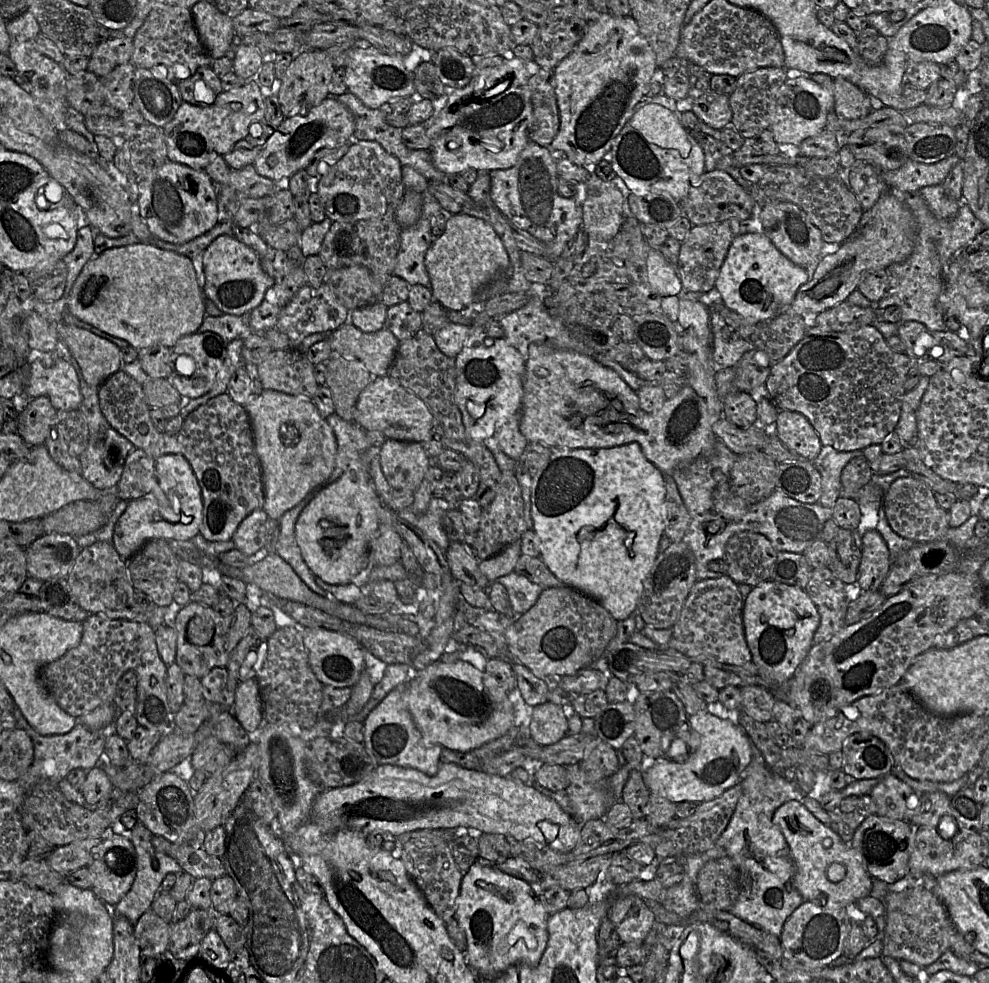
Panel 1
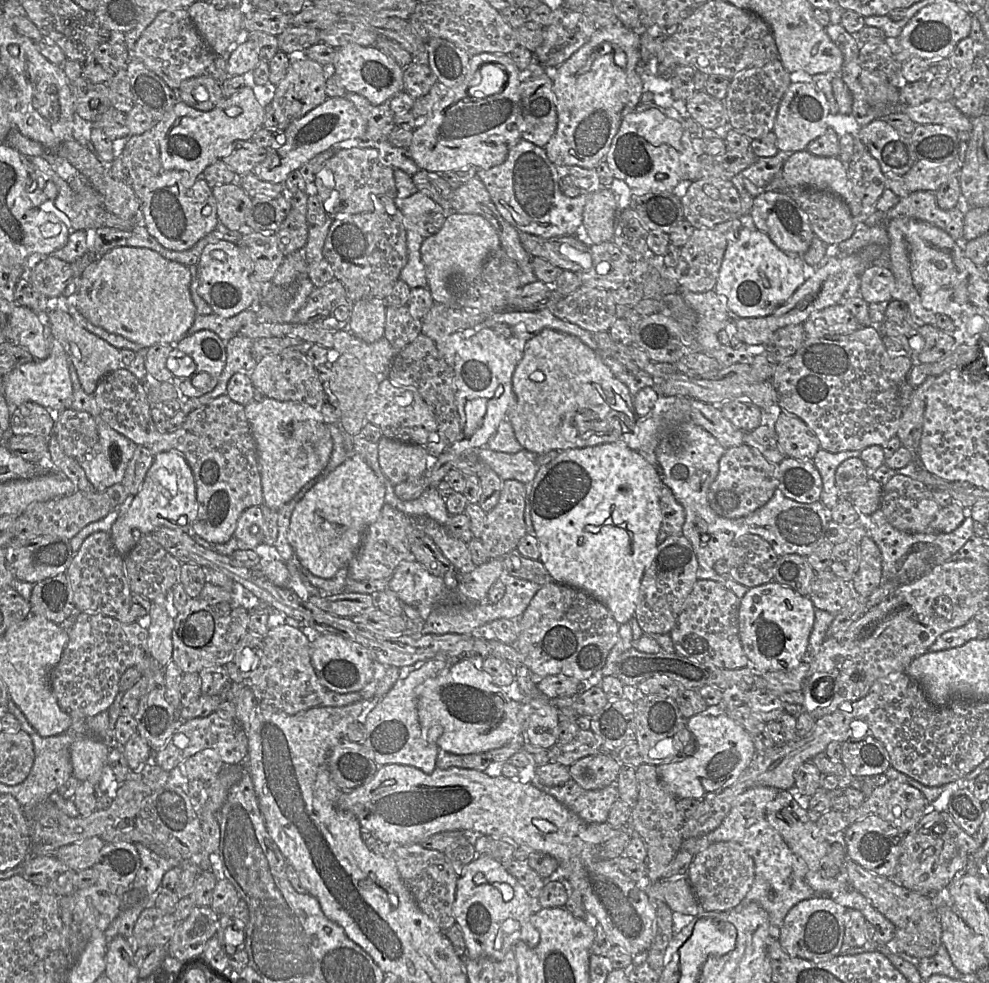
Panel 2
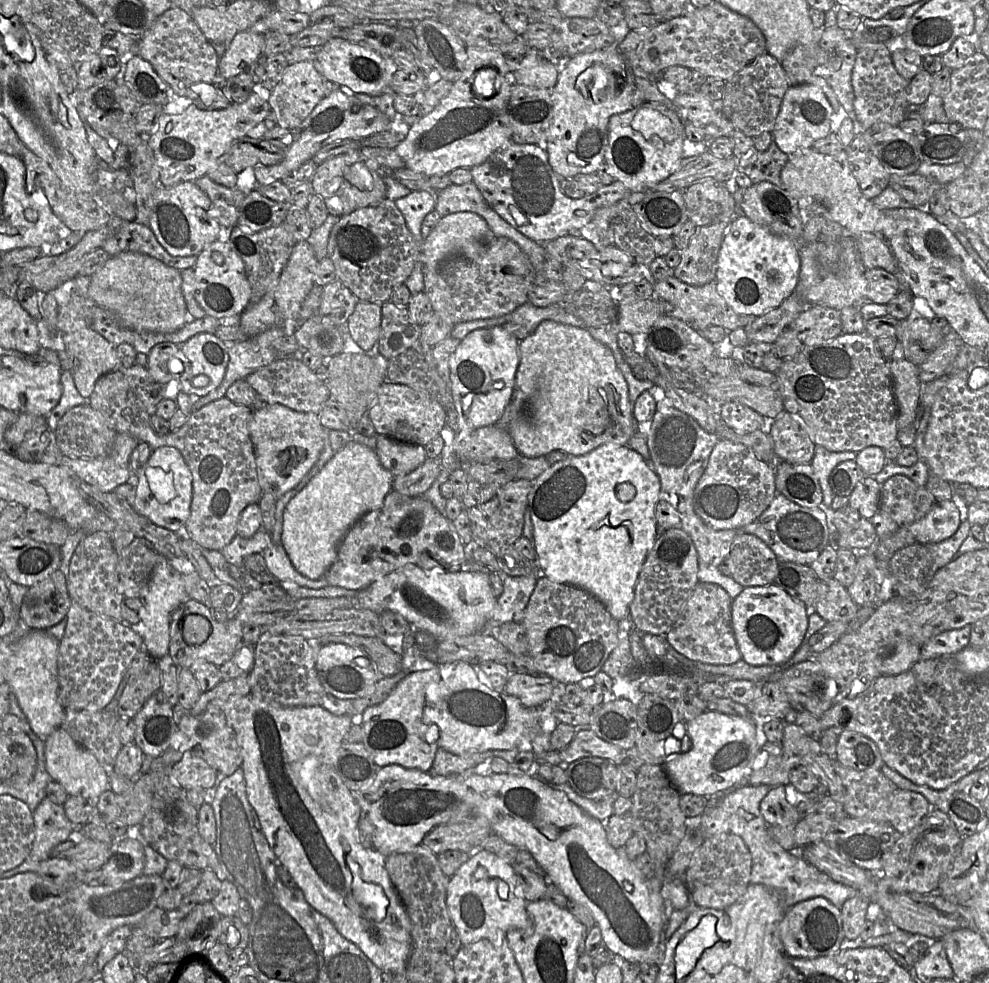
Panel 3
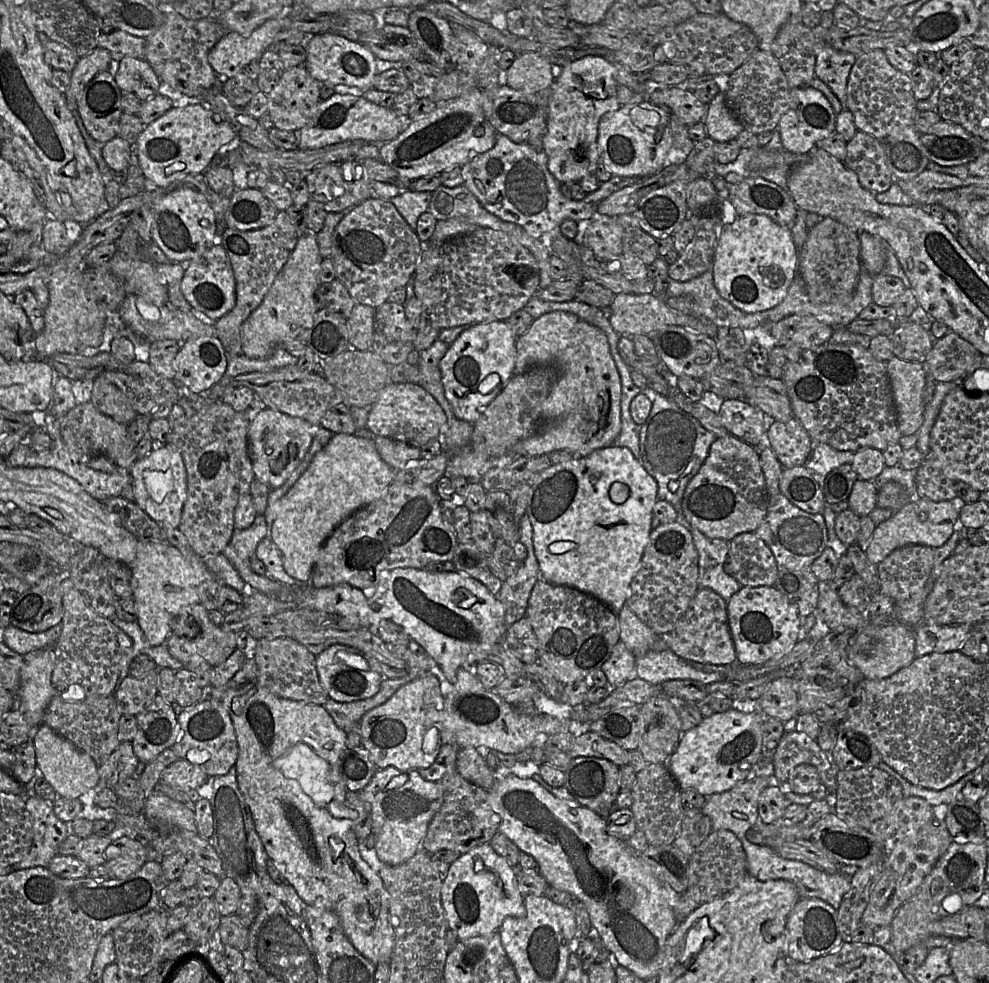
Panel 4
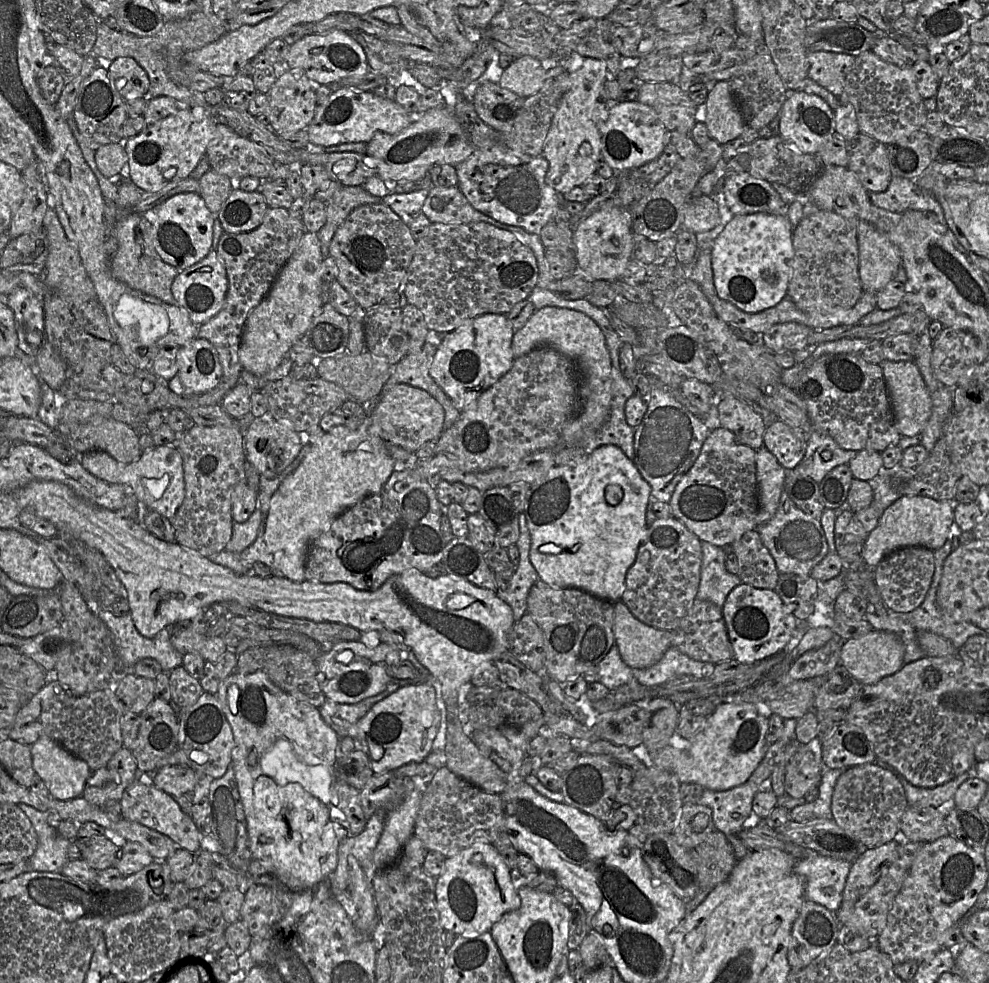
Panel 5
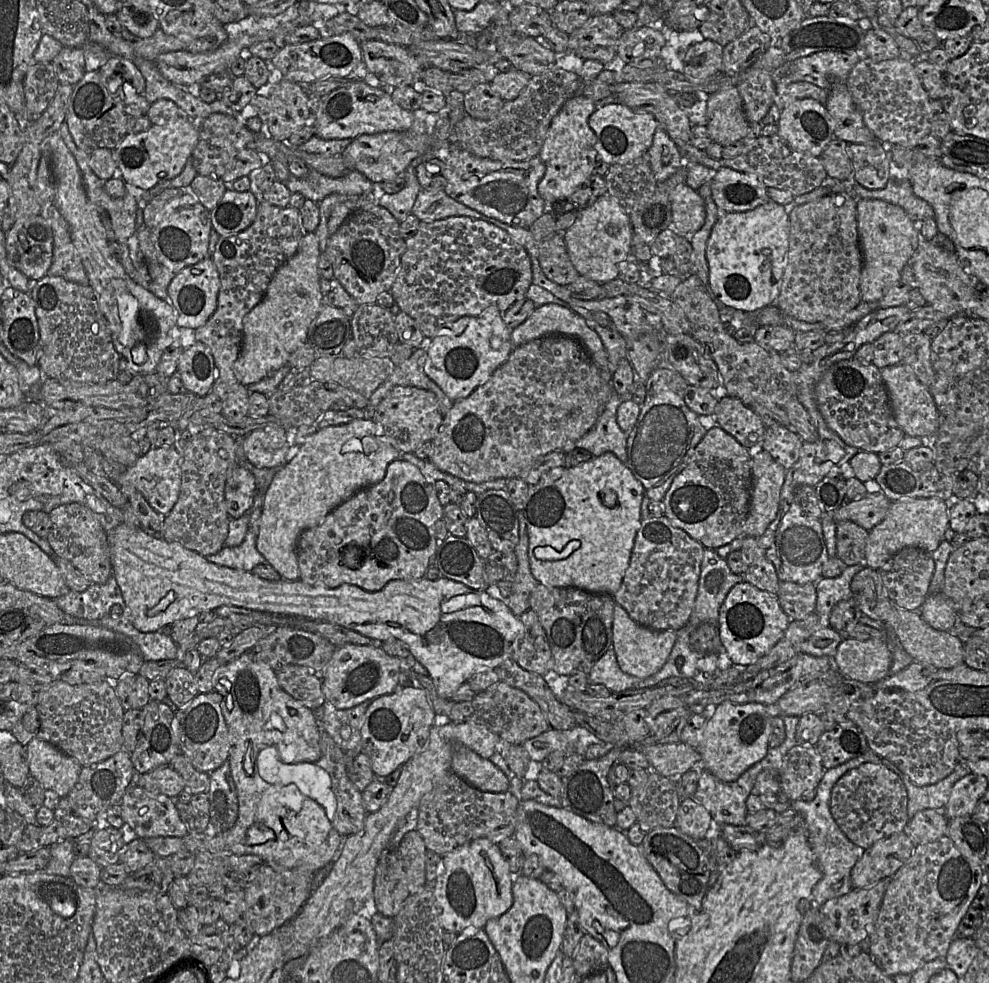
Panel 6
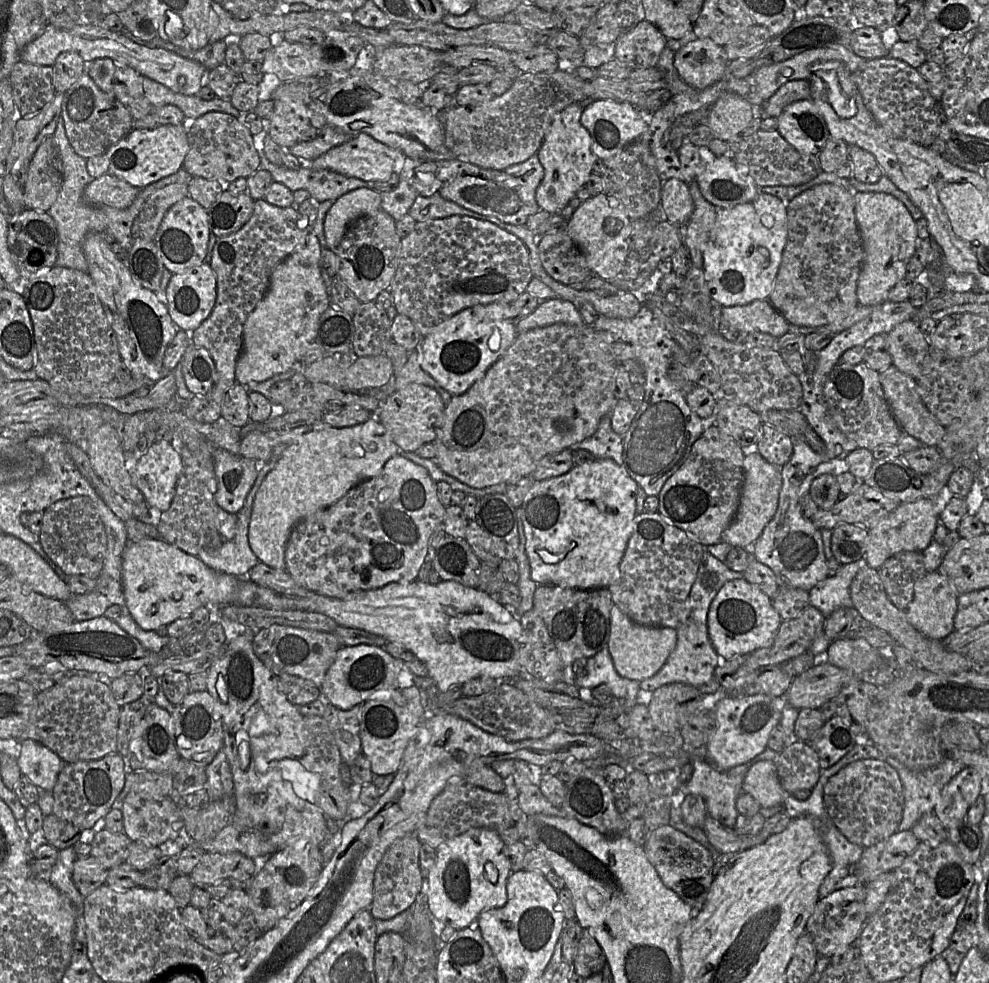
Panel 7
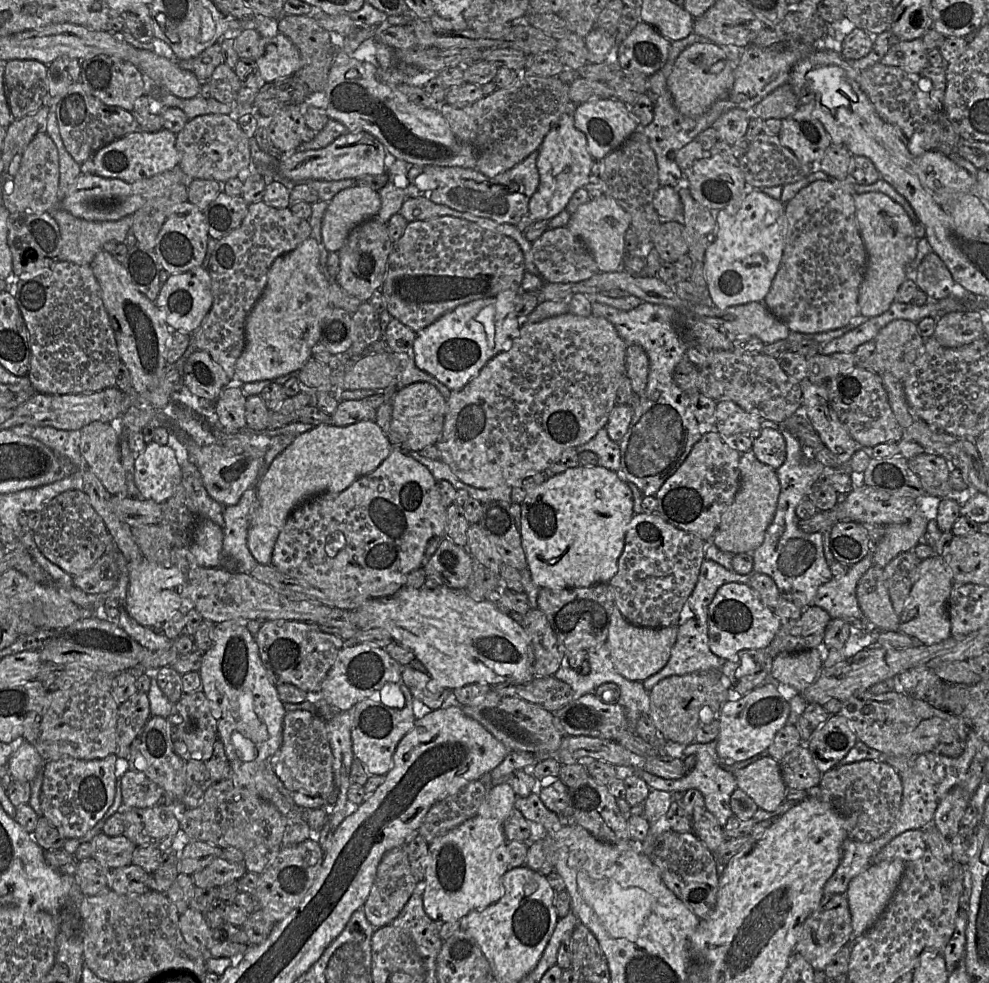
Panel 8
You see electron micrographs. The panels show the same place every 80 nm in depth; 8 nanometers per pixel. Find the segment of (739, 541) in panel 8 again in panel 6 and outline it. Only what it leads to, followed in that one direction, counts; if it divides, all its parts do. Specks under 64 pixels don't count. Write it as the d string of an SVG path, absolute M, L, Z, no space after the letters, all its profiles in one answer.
M763 449L752 460L751 503L742 536L759 538L776 518L787 470Z

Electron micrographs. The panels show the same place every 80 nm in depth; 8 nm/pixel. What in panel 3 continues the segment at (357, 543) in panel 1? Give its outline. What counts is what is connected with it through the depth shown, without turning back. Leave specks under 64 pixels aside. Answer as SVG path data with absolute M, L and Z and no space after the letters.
M353 440L346 443L288 502L284 510L281 546L294 568L311 580L325 576L336 559L338 546L345 534L365 514L383 506L385 497L392 490L393 479L391 472L380 463L376 450Z

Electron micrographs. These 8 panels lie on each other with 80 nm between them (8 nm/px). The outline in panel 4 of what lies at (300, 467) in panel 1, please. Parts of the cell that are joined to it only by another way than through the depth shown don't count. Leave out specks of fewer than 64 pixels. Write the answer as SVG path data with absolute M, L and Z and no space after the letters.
M270 408L252 414L248 429L248 451L255 478L270 489L282 486L308 452L314 439L314 428L304 419Z

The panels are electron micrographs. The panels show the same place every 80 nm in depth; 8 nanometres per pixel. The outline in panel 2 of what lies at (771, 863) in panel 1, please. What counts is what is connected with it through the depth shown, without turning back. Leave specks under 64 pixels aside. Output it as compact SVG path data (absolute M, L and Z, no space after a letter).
M754 787L737 796L722 823L712 832L700 837L683 840L681 850L696 855L717 842L732 841L740 844L754 862L754 879L742 900L742 904L755 903L768 915L772 926L772 938L779 939L780 927L790 909L800 901L818 894L805 879L806 864L786 844L781 835L766 818L766 806L774 800L779 790L772 787Z

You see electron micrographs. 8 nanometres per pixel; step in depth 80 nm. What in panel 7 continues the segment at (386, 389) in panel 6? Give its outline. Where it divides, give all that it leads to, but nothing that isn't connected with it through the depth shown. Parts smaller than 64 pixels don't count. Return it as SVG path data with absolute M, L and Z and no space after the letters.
M417 350L408 352L407 362L399 374L394 375L394 387L396 391L409 384L423 384L434 388L439 393L445 405L447 405L452 399L452 395L422 369Z

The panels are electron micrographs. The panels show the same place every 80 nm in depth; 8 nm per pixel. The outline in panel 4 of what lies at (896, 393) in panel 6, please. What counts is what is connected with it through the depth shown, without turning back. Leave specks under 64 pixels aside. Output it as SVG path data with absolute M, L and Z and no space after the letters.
M893 357L886 362L897 411L897 423L903 436L918 433L925 411L926 371L923 363Z

